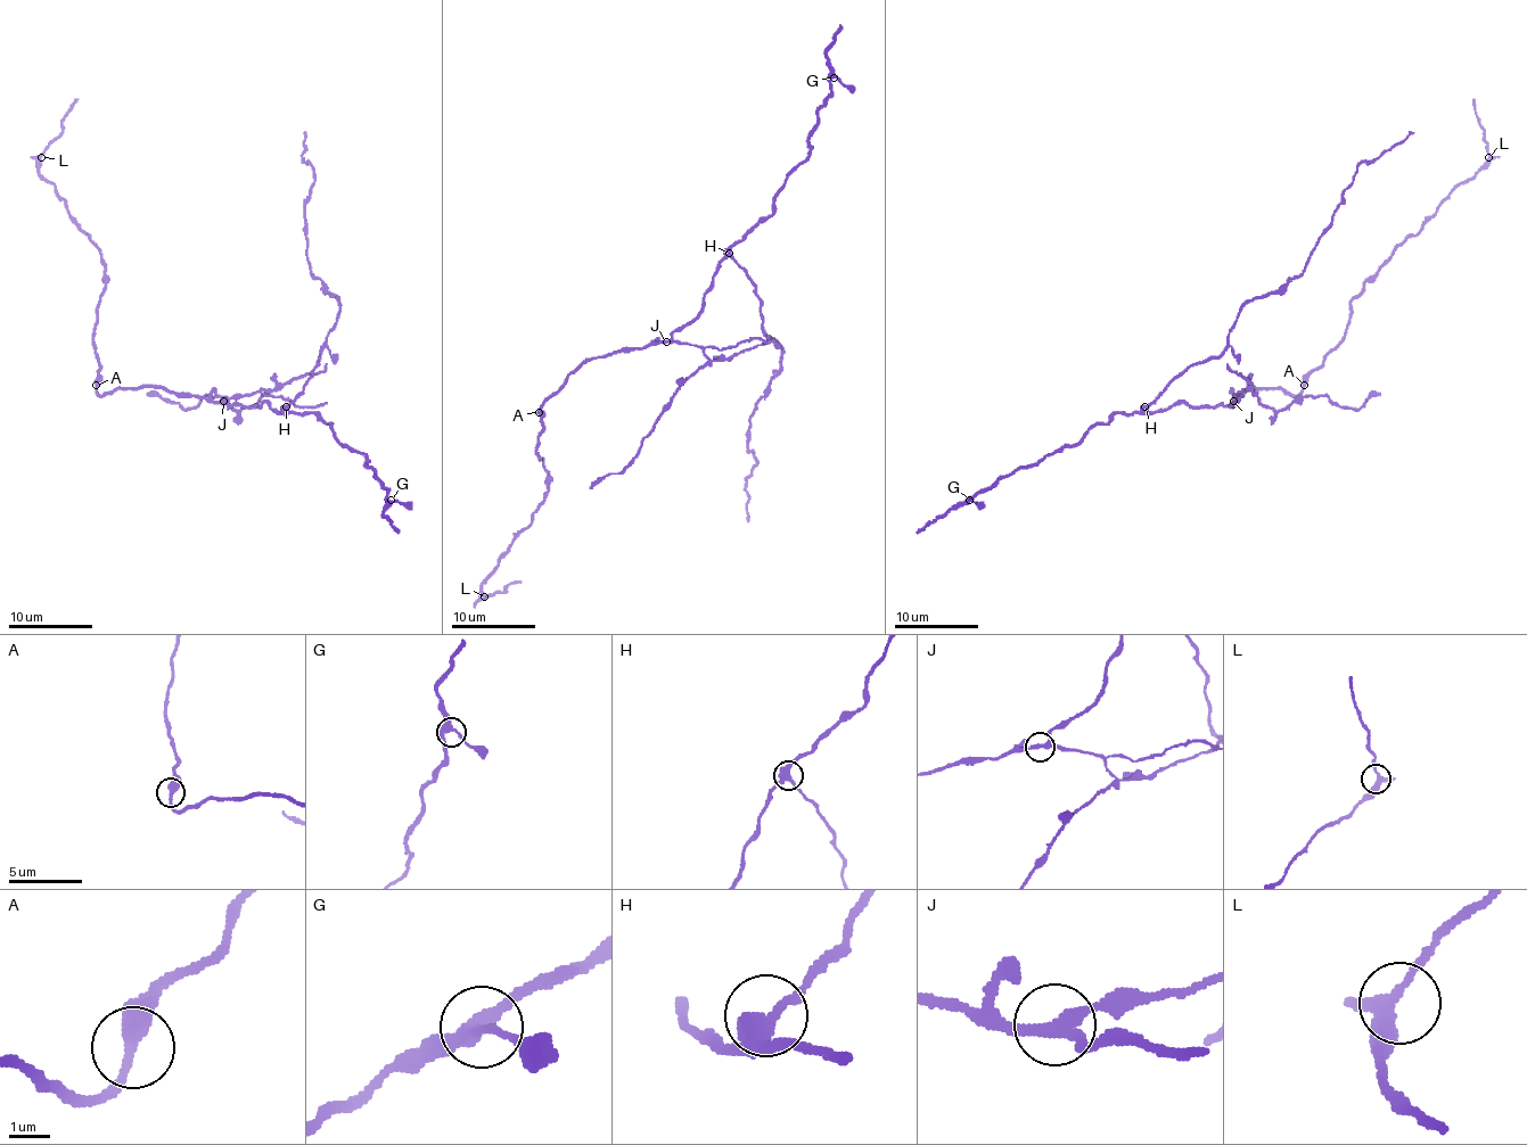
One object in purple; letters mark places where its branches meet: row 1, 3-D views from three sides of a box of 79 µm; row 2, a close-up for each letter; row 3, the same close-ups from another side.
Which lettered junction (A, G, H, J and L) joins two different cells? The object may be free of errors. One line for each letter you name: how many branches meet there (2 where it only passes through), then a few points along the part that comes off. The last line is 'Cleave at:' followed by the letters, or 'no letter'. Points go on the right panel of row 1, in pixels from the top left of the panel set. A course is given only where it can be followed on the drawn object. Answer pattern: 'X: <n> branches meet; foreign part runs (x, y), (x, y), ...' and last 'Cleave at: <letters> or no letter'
J: 3 branches meet; foreign part runs (1233, 402), (1241, 389), (1274, 410), (1314, 395), (1359, 408), (1379, 394)
Cleave at: J

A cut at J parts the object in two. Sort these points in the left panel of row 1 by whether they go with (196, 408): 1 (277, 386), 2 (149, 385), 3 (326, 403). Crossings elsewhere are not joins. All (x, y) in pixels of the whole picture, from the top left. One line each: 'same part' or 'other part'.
1: same part
2: other part
3: same part

